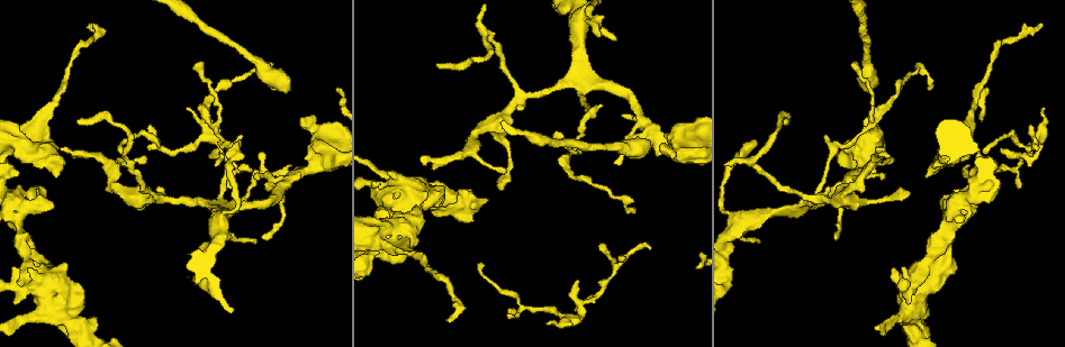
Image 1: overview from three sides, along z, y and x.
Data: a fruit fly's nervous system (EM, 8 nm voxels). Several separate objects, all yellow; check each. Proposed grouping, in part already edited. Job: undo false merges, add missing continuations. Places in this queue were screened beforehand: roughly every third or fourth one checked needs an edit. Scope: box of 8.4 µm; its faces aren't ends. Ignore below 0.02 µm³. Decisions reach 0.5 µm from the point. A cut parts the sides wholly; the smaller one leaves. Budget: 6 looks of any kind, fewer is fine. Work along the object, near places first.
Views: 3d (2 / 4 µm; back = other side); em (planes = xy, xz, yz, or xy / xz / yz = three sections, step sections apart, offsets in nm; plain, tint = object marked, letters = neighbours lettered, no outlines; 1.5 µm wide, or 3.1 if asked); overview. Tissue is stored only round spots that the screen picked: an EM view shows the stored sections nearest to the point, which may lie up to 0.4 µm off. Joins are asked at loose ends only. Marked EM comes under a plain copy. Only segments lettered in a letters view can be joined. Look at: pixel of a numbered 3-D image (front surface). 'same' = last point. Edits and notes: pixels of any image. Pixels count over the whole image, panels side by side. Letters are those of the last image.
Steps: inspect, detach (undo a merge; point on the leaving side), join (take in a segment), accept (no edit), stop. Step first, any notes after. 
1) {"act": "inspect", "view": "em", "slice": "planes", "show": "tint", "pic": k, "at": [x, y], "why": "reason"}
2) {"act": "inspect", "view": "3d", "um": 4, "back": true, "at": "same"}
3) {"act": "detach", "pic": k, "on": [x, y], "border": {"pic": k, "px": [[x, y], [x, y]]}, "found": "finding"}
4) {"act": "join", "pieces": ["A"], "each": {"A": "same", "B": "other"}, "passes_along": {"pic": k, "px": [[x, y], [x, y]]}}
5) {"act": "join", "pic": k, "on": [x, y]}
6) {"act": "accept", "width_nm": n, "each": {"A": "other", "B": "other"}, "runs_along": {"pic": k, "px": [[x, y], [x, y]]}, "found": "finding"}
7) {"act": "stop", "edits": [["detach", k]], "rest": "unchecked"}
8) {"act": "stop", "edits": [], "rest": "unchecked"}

{"act": "inspect", "view": "em", "slice": "yz", "step": 4, "show": "tint", "pic": 1, "at": [194, 64], "why": "an open end"}

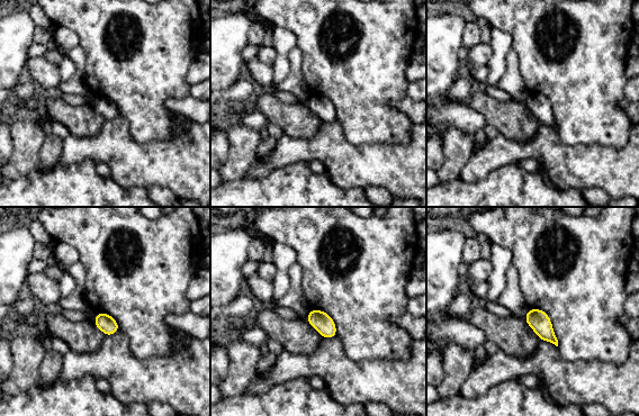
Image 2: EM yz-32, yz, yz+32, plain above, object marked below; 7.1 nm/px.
{"act": "inspect", "view": "em", "slice": "planes", "show": "tint", "at": "same"}

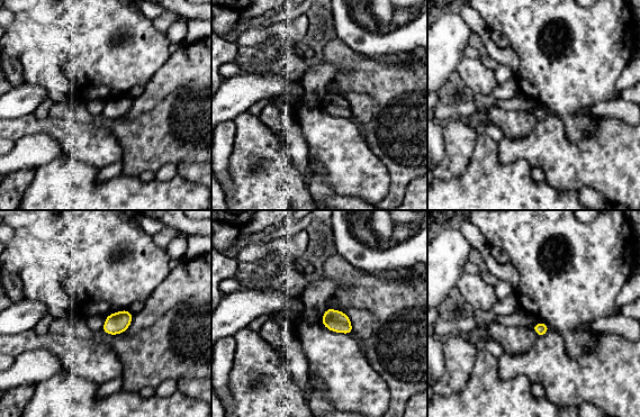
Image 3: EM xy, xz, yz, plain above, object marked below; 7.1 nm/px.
{"act": "inspect", "view": "em", "slice": "planes", "show": "letters", "at": "same", "why": "see the neighbours"}

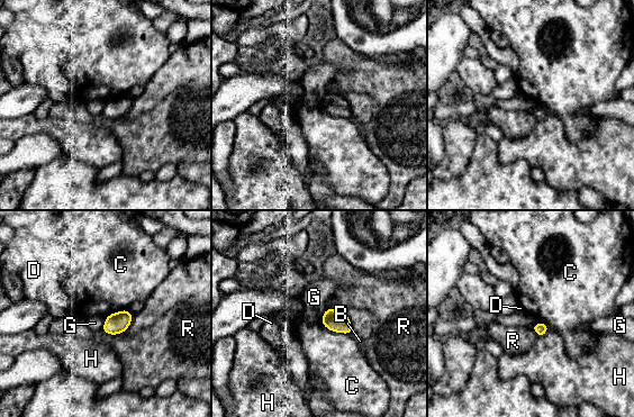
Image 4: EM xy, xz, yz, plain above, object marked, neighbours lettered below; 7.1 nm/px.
{"act": "accept", "each": {"B": "other", "C": "other", "D": "other", "G": "other", "H": "other", "R": "other"}, "found": "none of them fits"}

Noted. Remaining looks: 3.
{"act": "inspect", "view": "3d", "um": 2, "pic": 1, "at": [928, 88], "why": "thin end"}

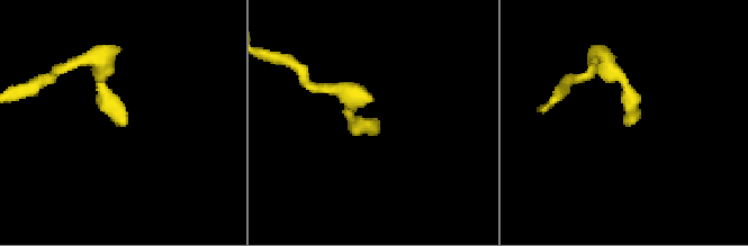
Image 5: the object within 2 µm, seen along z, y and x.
{"act": "inspect", "view": "em", "slice": "xz", "step": 8, "show": "tint", "pic": 5, "at": [122, 120], "why": "need the tissue"}

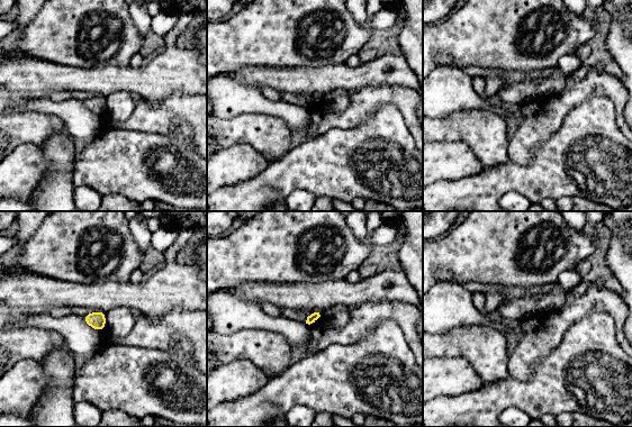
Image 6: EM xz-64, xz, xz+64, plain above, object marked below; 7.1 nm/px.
{"act": "inspect", "view": "em", "slice": "planes", "show": "letters", "at": "same", "why": "another direction"}

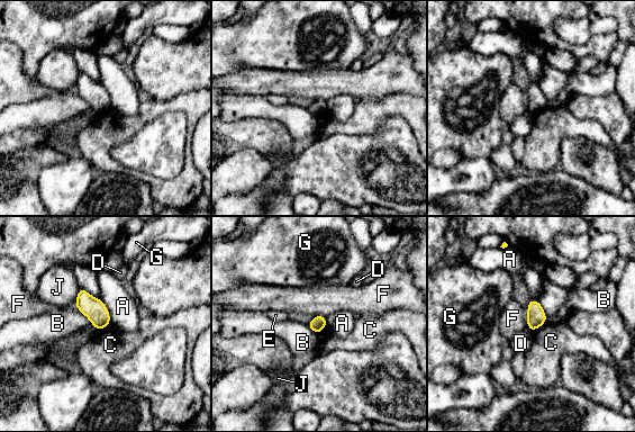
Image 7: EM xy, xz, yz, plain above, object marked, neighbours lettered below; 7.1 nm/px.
{"act": "accept", "each": {"A": "other", "B": "other", "C": "other", "D": "other", "E": "other", "F": "other", "G": "other", "J": "other"}, "border": {"pic": 7, "px": [[110, 324], [97, 331]]}, "found": "no lettered segment goes on from it"}

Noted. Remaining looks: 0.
{"act": "stop", "edits": [], "rest": "unchecked"}

